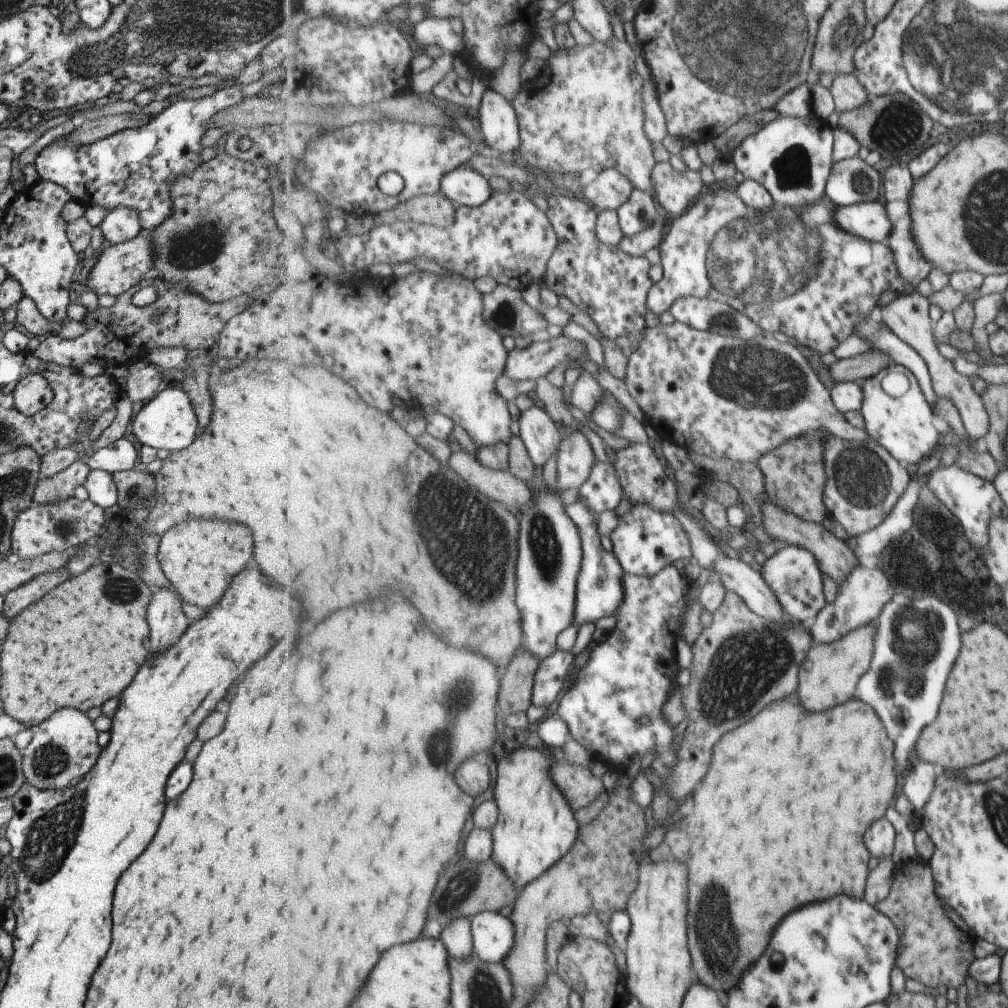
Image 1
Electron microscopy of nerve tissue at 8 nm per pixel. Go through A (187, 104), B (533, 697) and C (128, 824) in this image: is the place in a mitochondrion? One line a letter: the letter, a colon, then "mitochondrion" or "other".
A: other
B: other
C: other

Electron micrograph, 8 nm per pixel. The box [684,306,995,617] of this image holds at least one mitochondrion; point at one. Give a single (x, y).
(758, 379)

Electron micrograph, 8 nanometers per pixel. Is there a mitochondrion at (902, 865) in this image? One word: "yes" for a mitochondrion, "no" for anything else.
no

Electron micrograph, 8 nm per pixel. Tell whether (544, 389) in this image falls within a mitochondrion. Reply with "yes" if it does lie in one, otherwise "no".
no

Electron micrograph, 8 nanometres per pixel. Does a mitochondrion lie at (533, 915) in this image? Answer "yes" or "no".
no

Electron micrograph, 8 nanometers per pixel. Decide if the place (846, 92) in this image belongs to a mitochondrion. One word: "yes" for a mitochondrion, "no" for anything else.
no

